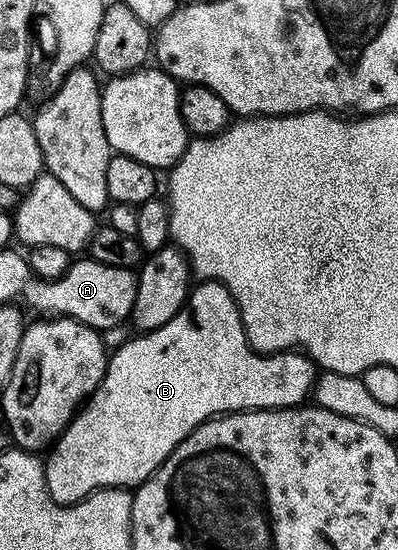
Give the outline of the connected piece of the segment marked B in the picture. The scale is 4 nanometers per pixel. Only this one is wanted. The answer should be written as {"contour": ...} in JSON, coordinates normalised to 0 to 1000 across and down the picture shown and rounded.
{"contour":[[[540,507],[500,513],[475,531],[467,556],[432,576],[432,584],[402,591],[402,598],[334,613],[339,616],[302,625],[289,638],[284,633],[251,700],[136,800],[113,829],[116,887],[143,915],[196,915],[239,893],[271,885],[334,889],[362,876],[508,769],[553,755],[575,755],[583,747],[756,740],[781,724],[789,707],[789,655],[746,636],[668,644],[641,638],[618,618],[608,571],[598,567],[583,533]]]}

